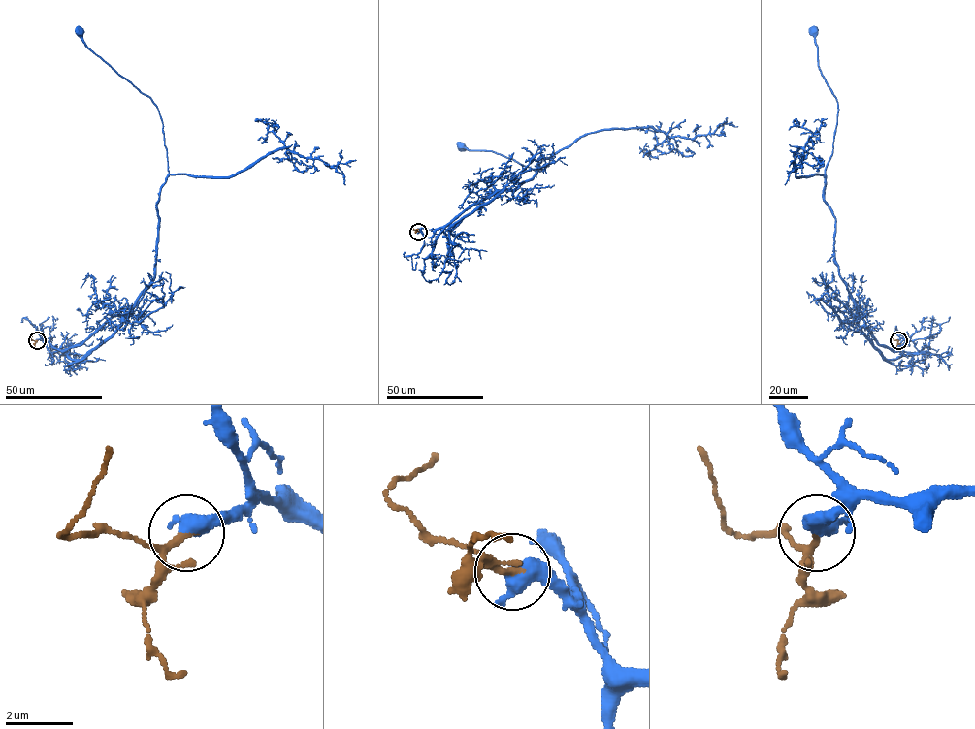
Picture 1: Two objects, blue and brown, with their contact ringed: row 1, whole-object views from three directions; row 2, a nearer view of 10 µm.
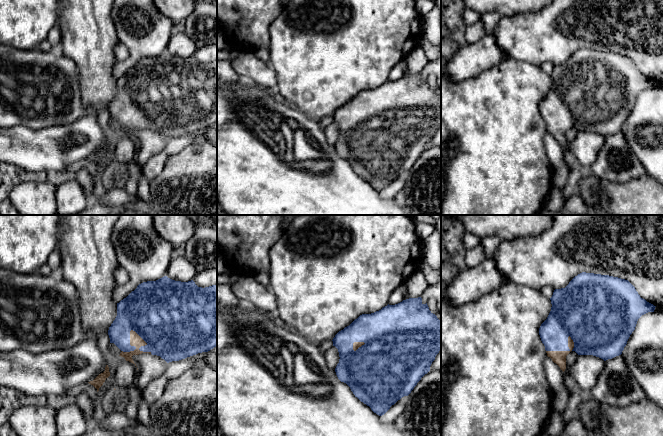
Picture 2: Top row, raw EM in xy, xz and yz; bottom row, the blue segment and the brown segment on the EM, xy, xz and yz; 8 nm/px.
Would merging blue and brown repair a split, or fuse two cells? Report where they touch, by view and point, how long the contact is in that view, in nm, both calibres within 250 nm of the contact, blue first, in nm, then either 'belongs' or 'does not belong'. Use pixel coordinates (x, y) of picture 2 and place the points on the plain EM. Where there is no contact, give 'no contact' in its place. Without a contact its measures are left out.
meets blue in xy at (143, 122); contact 260 nm long; 440 nm thick on the blue side, 100 nm on the other; belongs

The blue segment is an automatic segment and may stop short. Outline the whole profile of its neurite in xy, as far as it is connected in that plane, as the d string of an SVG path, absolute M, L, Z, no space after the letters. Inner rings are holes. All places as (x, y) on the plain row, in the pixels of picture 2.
M164 52L156 57L147 57L139 60L137 64L132 67L126 74L117 79L117 92L108 106L110 119L114 119L122 128L119 132L124 133L126 137L133 140L133 131L142 129L149 129L152 131L160 132L167 139L172 137L179 137L187 133L196 131L202 128L208 128L217 122L217 61L209 63L198 63L193 56L188 58L175 57L167 52Z

